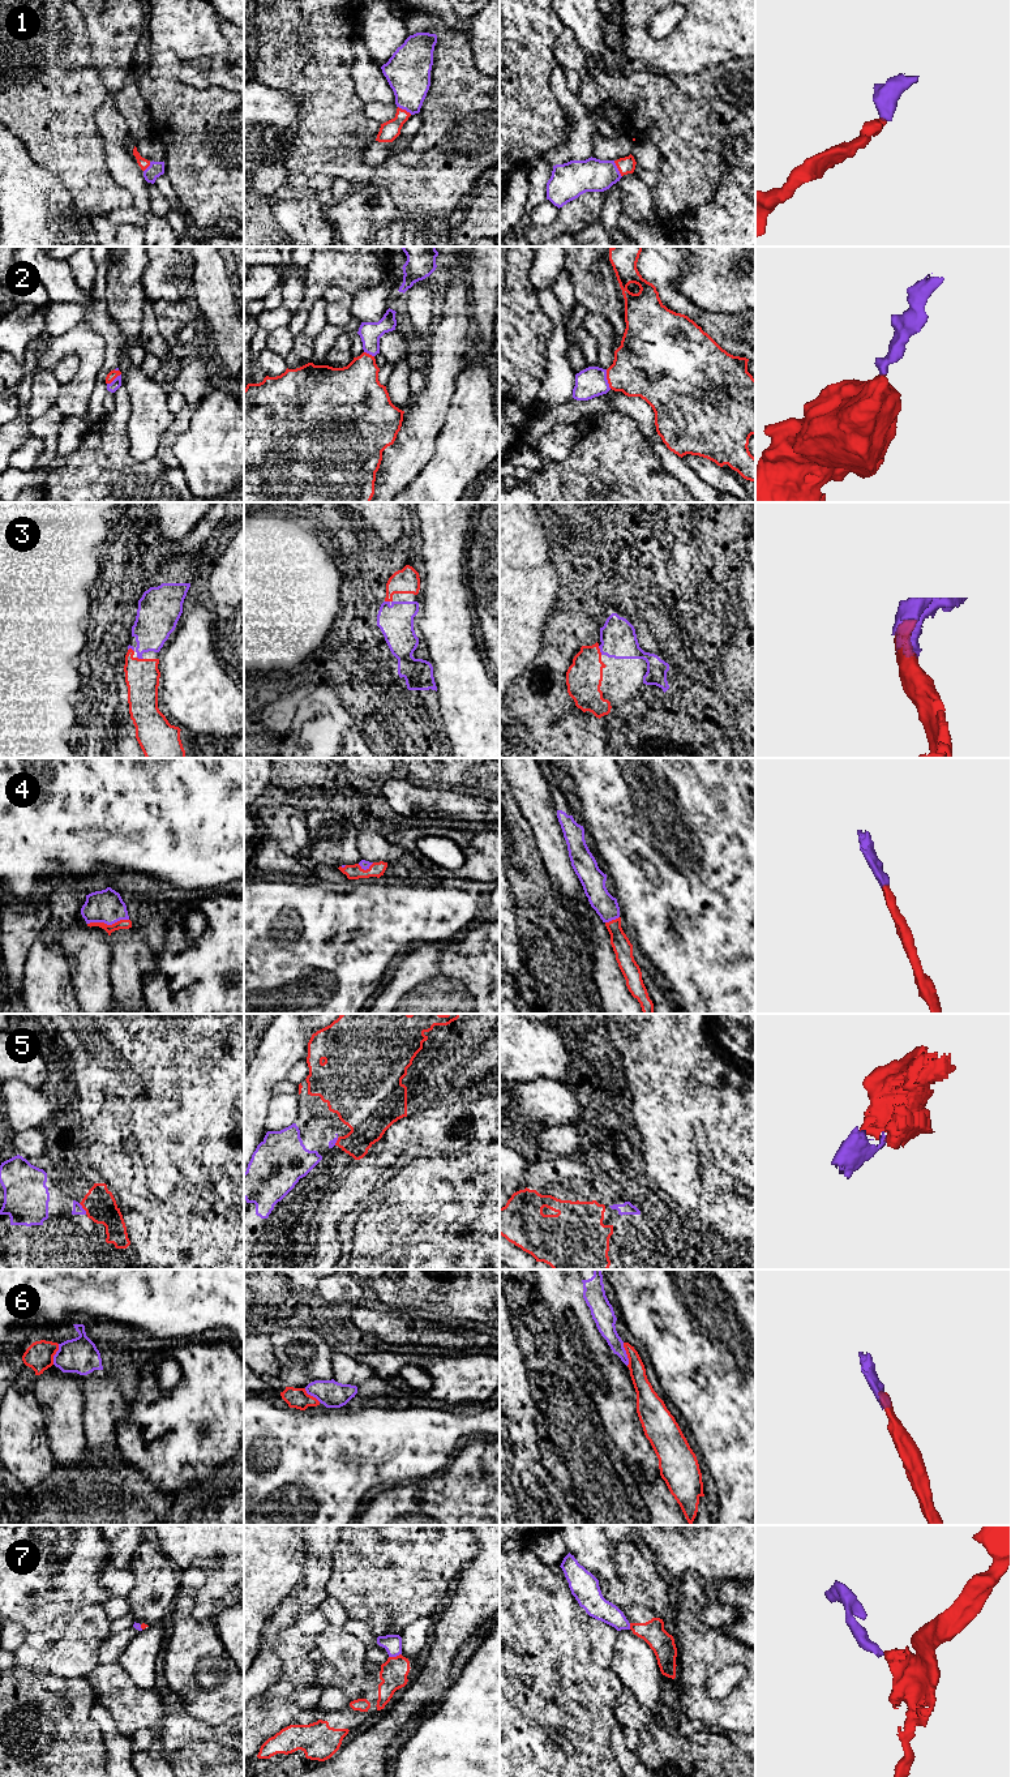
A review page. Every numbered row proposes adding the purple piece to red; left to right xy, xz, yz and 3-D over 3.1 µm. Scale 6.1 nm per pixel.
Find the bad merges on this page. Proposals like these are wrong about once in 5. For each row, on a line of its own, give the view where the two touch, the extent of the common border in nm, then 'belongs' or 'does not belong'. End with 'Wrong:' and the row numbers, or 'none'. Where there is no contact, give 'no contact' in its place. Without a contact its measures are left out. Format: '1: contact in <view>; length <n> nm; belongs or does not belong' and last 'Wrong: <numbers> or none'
1: contact in yz; length 120 nm; belongs
2: contact in yz; length 120 nm; belongs
3: contact in yz; length 60 nm; belongs
4: contact in xy; length 260 nm; belongs
5: contact in xy; length 90 nm; belongs
6: contact in yz; length 150 nm; does not belong
7: contact in xz; length 80 nm; does not belong
Wrong: 6, 7

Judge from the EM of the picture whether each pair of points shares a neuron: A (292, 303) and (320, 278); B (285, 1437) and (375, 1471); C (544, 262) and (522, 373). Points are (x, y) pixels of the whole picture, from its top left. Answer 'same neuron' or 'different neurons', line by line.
A: different neurons
B: same neuron
C: different neurons

